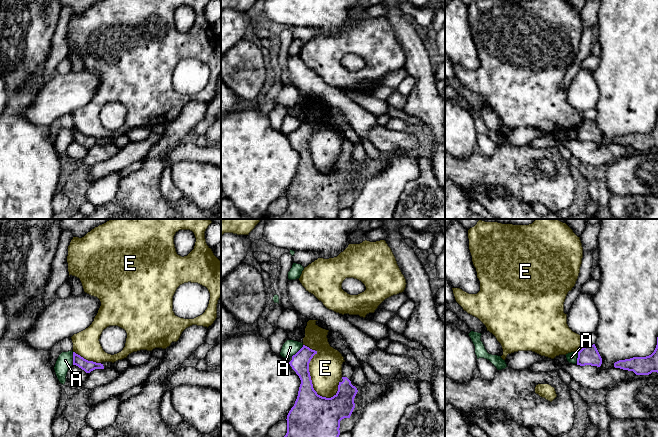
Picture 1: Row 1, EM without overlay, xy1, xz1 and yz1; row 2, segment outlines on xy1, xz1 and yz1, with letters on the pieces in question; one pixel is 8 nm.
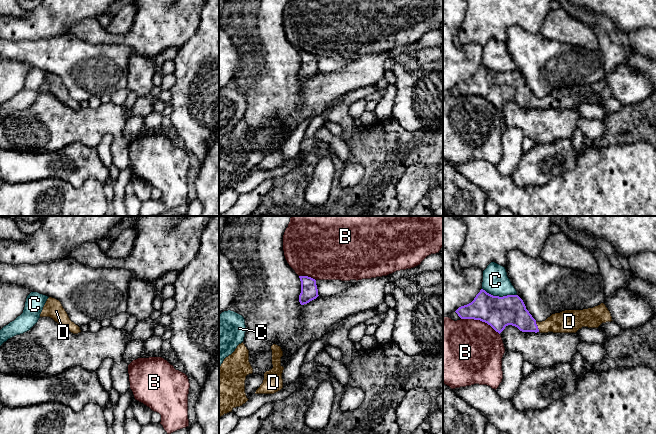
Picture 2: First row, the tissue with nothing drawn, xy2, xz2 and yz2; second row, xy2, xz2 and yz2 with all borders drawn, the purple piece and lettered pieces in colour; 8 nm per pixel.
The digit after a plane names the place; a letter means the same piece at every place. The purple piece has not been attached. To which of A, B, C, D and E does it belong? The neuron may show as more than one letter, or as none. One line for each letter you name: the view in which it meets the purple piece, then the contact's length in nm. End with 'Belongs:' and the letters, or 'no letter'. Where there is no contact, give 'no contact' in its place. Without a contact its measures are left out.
D: meets purple in yz2; contact 90 nm long
Belongs: D

